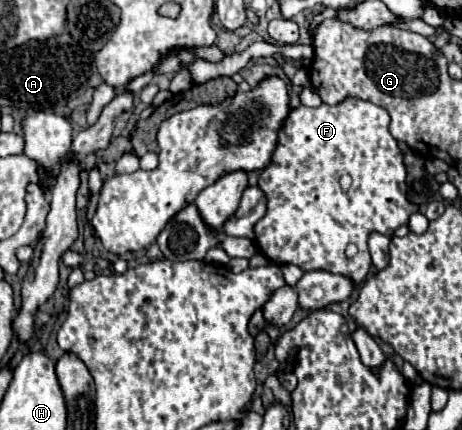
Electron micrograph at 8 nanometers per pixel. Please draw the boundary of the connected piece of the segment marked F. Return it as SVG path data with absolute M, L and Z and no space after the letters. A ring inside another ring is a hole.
M345 98L335 106L321 104L317 108L293 108L279 132L271 164L259 174L259 188L267 196L267 214L255 224L255 242L273 262L297 264L303 270L343 274L359 284L371 268L367 248L369 234L381 232L383 236L393 236L393 232L399 226L405 226L409 216L419 210L407 198L405 176L403 152L399 150L397 140L389 134L389 114L381 106L359 98ZM343 174L351 174L353 178L347 194L339 186ZM351 242L357 244L359 252L357 256L347 258L345 248Z

